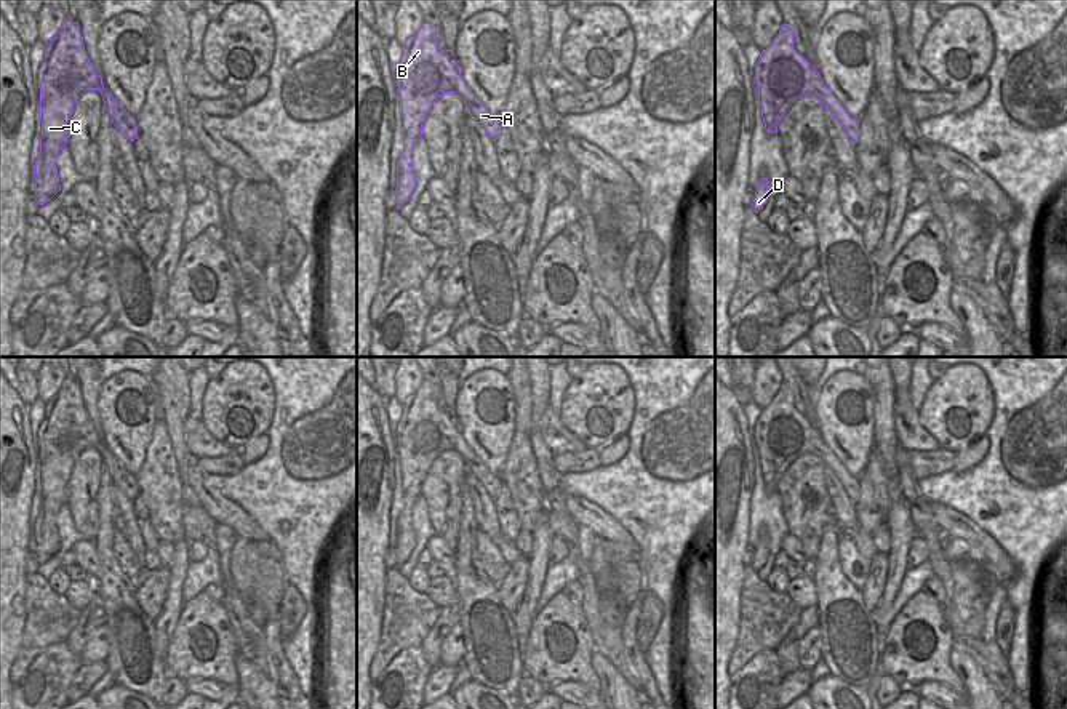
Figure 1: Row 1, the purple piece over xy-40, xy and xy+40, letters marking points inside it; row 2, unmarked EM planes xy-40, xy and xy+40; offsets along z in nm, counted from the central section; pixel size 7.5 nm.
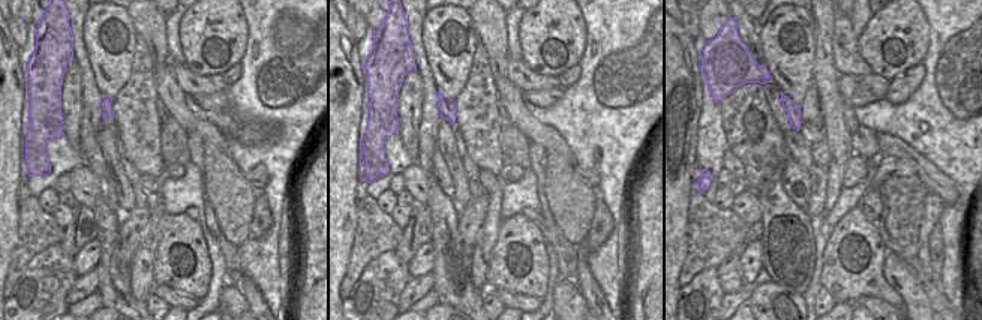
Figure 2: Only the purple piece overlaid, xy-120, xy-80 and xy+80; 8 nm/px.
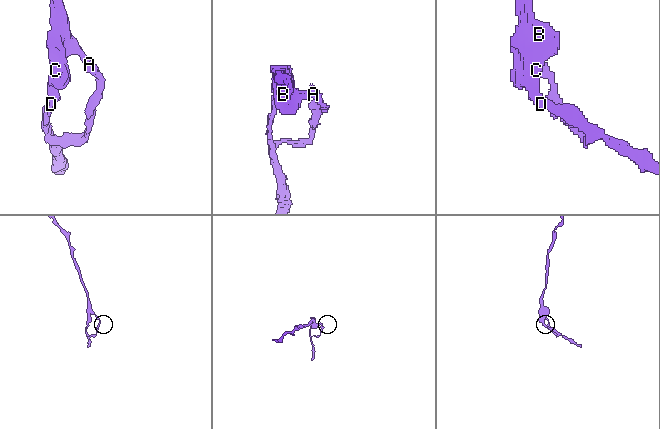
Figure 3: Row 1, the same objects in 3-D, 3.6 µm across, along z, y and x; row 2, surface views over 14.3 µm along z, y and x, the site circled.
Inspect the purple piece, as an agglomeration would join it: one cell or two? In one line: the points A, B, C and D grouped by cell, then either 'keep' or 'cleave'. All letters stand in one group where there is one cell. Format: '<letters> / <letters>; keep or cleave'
A B C D; keep

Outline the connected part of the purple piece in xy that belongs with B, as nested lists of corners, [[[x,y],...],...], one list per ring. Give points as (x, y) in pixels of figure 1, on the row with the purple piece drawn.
[[[429,22],[408,38],[397,66],[400,114],[403,117],[403,150],[397,162],[397,210],[411,197],[416,187],[411,152],[422,138],[422,123],[430,106],[443,93],[456,93],[470,114],[494,141],[501,133],[501,120],[488,112],[469,90],[454,59],[438,46],[437,29]]]

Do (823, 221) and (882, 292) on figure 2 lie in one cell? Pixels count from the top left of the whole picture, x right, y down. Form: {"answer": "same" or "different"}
{"answer": "different"}

